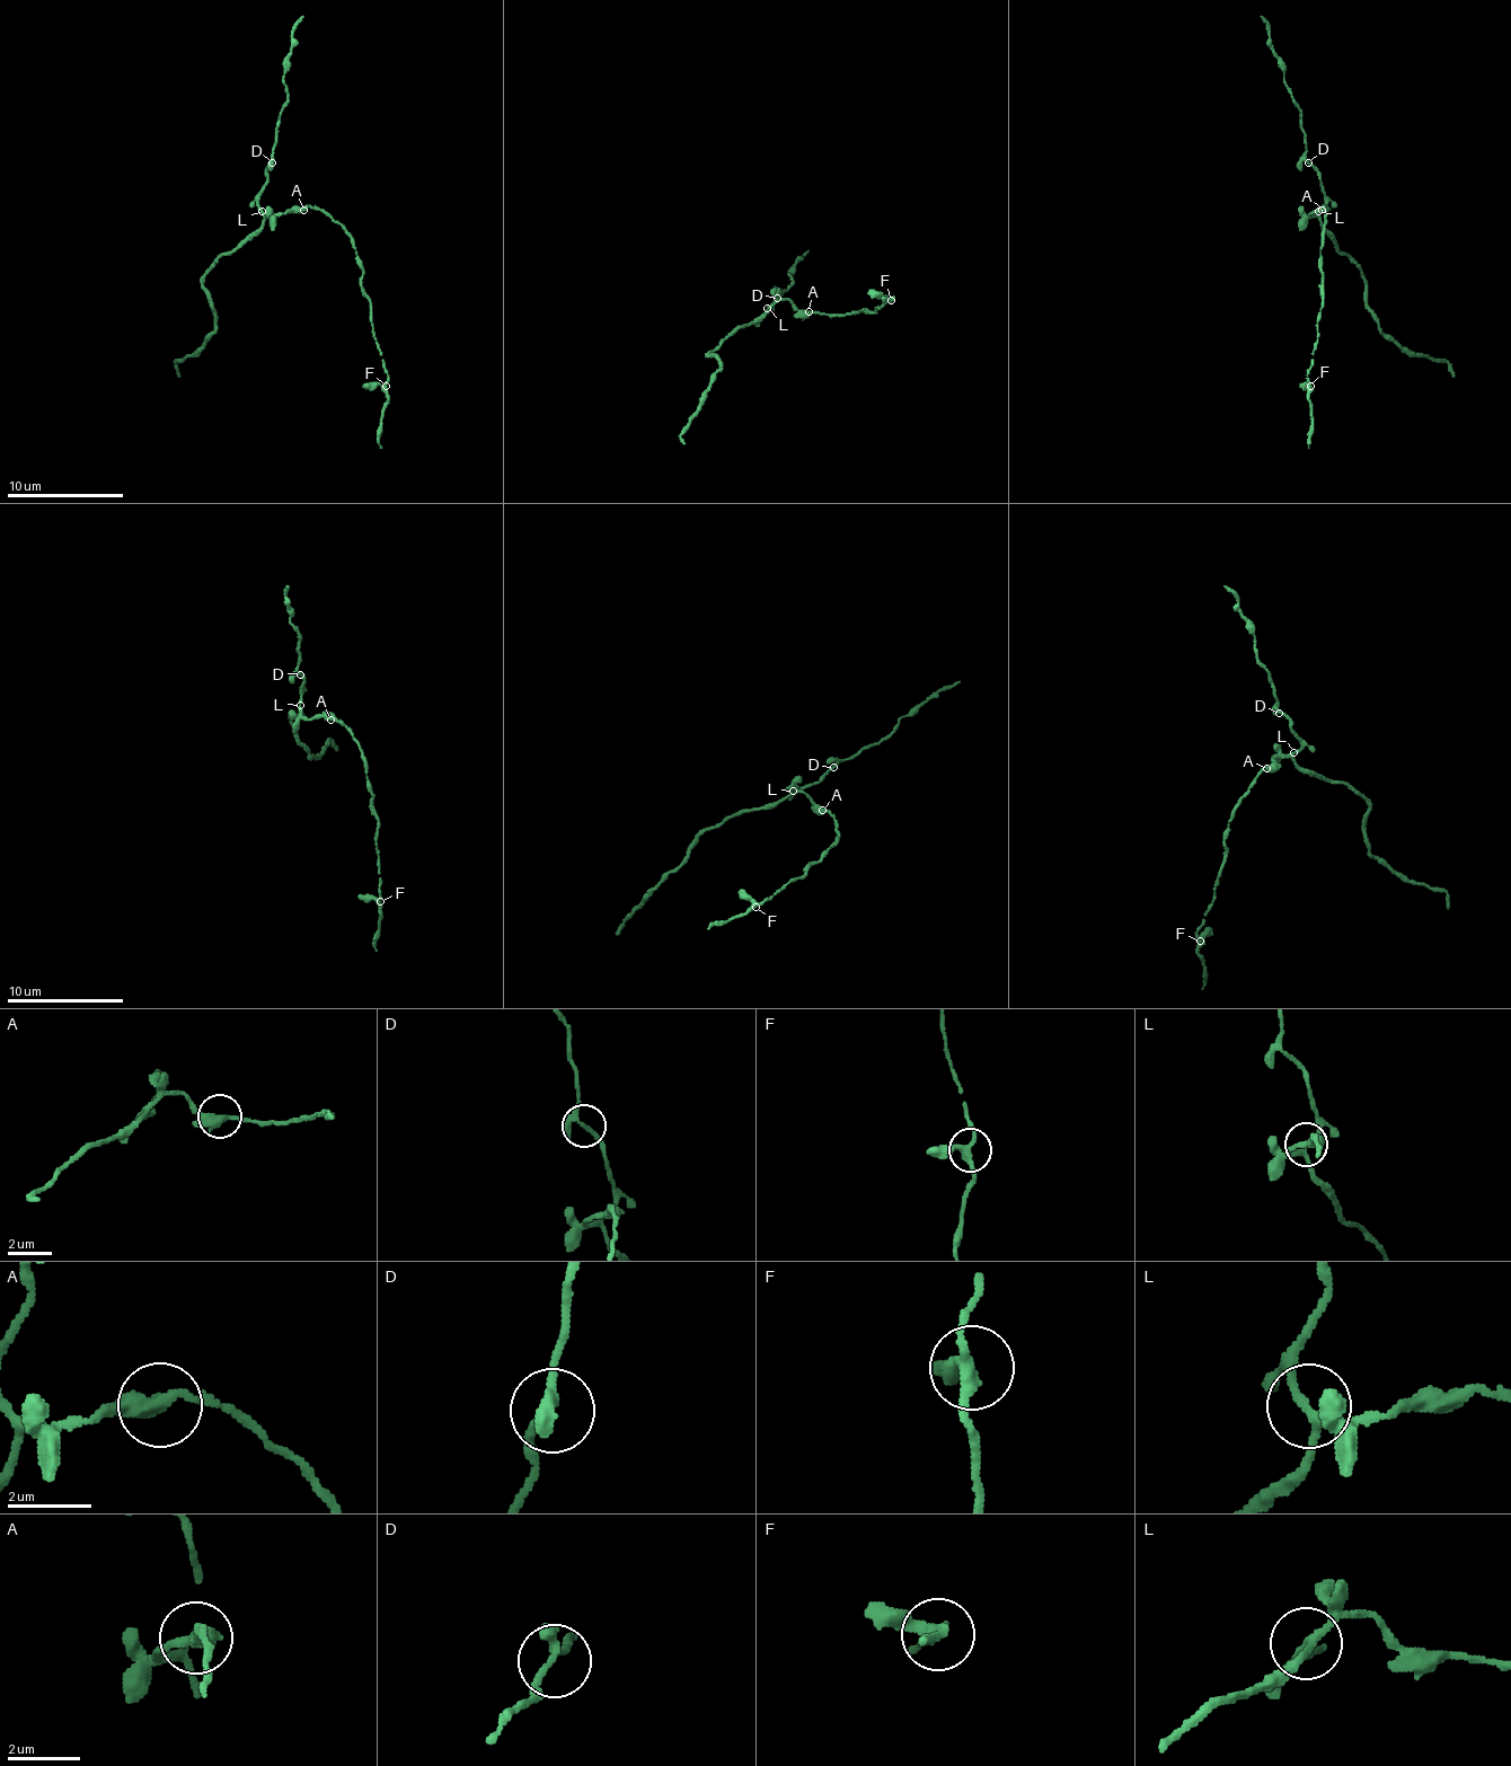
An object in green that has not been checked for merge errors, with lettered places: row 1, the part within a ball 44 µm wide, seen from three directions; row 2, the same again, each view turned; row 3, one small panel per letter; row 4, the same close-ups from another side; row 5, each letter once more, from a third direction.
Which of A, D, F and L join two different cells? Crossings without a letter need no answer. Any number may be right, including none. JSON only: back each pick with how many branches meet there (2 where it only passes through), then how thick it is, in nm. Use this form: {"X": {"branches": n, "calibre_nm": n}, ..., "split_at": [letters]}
{"split_at": []}

